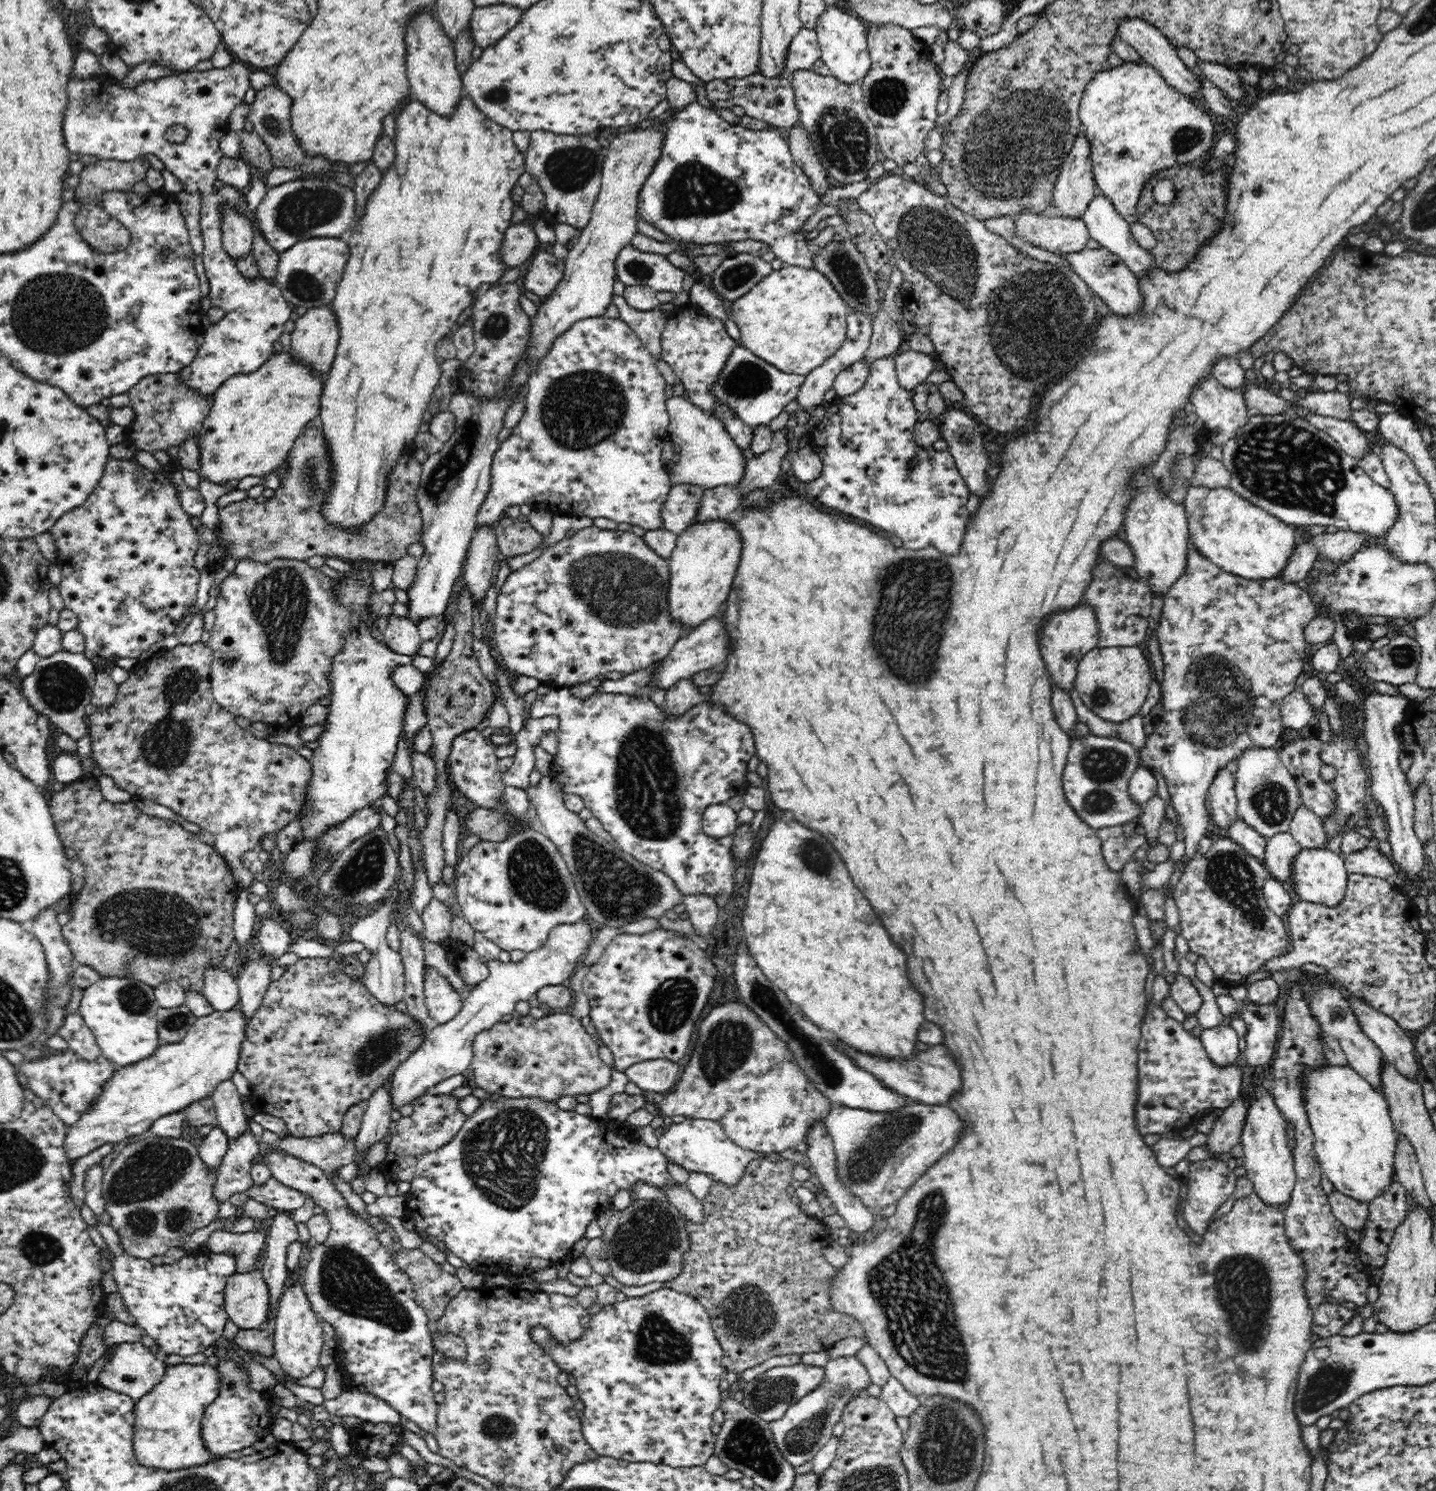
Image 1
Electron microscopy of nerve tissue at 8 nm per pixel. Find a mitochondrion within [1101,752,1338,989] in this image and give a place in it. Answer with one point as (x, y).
(1228, 875)

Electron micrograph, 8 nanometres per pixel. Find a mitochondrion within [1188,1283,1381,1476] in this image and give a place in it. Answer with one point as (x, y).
(1328, 1382)

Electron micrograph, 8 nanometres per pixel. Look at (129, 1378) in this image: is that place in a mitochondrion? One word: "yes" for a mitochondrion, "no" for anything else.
yes

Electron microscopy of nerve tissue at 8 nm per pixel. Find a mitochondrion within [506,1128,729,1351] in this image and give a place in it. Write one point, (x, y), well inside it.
(649, 1238)

